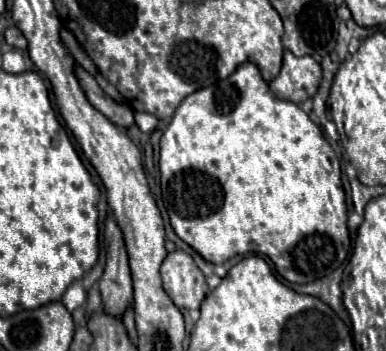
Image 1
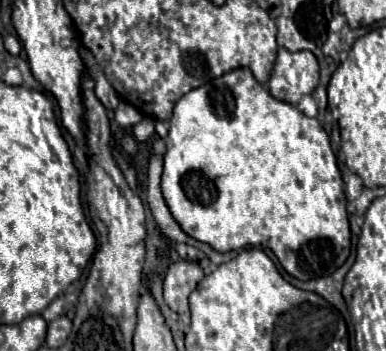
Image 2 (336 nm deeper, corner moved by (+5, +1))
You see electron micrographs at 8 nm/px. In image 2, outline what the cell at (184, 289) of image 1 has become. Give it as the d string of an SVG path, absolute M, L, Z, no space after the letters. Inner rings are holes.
M177 261L169 265L169 269L165 271L163 297L171 311L179 315L189 315L187 297L203 279L203 275L205 273L197 261Z

